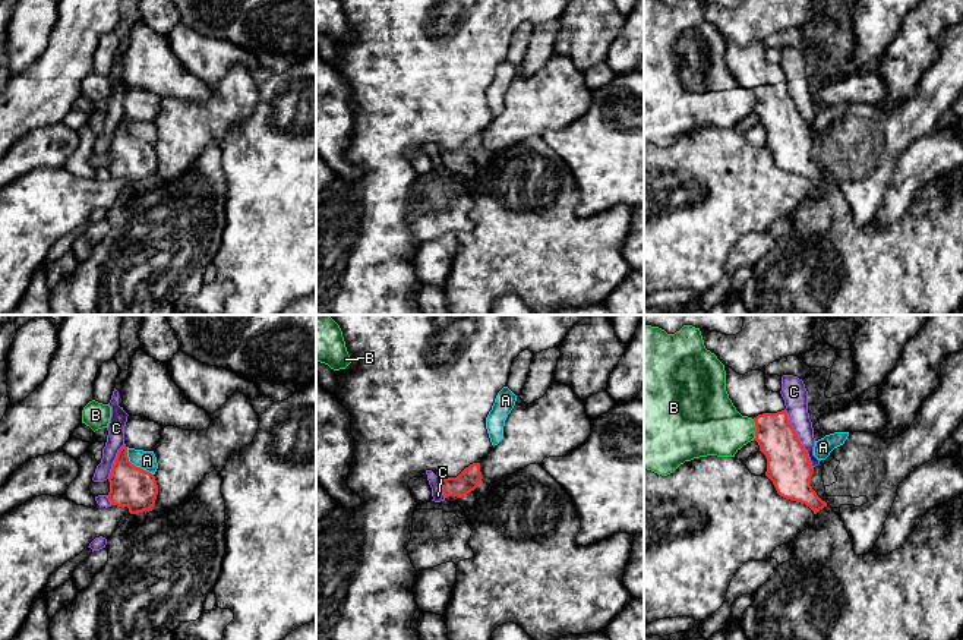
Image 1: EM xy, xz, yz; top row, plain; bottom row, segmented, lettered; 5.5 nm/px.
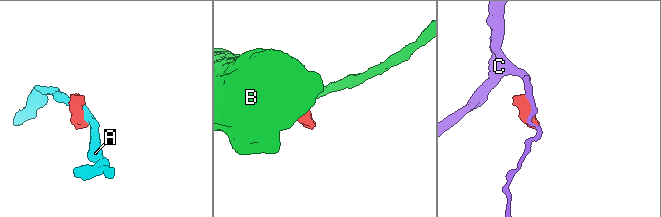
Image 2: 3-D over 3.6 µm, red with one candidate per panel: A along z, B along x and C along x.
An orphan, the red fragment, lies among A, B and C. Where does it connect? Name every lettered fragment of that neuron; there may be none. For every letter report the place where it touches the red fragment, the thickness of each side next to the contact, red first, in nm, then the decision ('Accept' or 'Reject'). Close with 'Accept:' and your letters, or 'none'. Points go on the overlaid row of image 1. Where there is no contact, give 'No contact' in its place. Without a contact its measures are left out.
A: Touches red at xy (133, 464). Thickness 220 nm (red) against 110 nm. Reject
B: Touches red at yz (757, 429). Thickness 240 nm (red) against 320 nm. Reject
C: Touches red at yz (798, 438). Thickness 240 nm (red) against 140 nm. Reject
Accept: none

